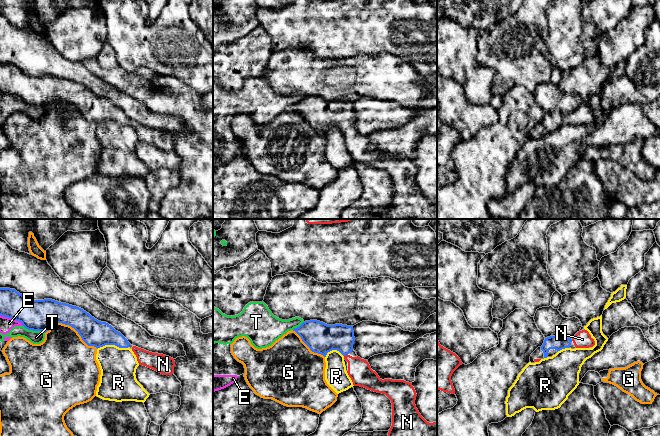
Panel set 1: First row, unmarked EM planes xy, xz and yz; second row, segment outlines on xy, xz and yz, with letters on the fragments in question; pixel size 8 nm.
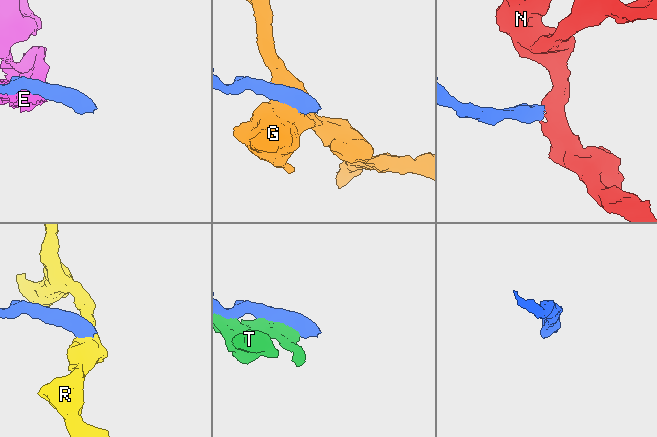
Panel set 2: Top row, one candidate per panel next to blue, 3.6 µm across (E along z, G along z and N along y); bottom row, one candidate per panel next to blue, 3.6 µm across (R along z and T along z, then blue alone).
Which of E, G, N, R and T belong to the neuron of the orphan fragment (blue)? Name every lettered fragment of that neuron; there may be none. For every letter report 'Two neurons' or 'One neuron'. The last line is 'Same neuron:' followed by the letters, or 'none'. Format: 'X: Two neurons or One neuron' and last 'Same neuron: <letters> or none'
E: Two neurons
G: Two neurons
N: One neuron
R: Two neurons
T: Two neurons
Same neuron: N

